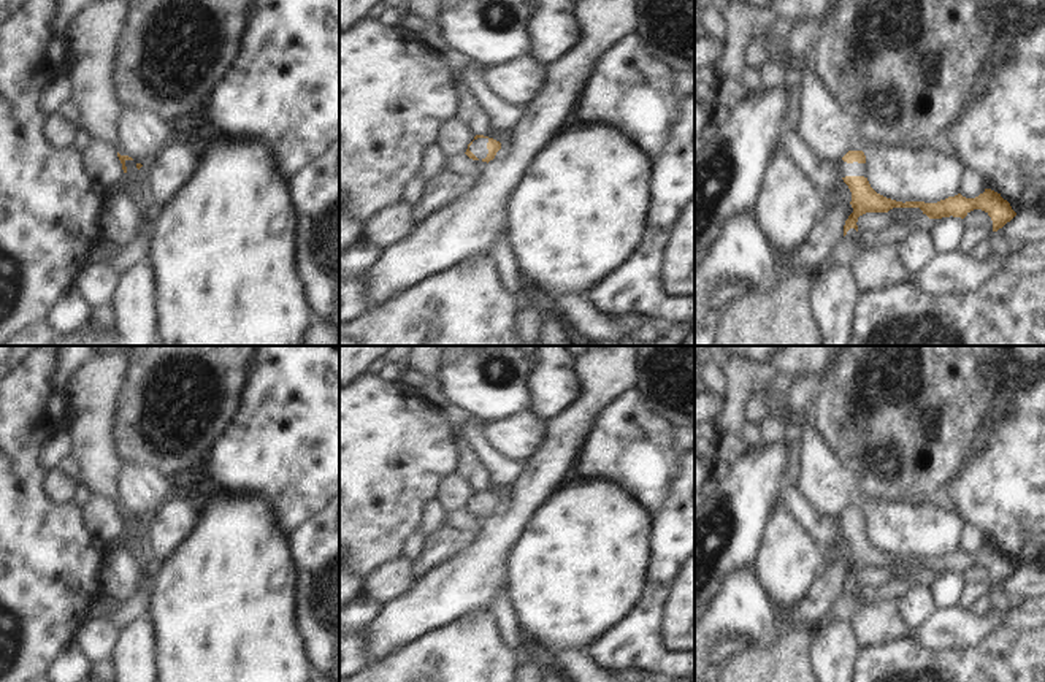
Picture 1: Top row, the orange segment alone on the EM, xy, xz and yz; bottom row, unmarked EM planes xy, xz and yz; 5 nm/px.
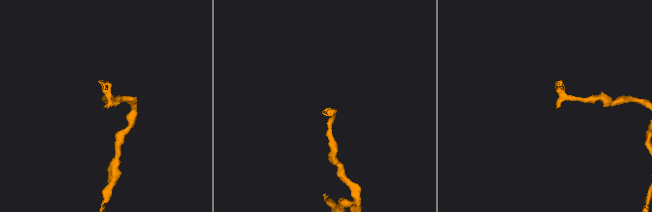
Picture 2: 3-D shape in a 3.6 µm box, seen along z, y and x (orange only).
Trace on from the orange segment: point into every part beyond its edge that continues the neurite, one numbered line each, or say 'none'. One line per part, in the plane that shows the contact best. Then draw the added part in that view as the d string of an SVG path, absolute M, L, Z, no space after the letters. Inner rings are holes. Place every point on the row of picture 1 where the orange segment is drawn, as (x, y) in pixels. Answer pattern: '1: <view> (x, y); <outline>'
1: xz (479, 146); M477 138L473 141L473 144L469 146L469 151L479 159L485 159L487 154L488 154L488 149L487 149L487 143L488 143L488 138Z

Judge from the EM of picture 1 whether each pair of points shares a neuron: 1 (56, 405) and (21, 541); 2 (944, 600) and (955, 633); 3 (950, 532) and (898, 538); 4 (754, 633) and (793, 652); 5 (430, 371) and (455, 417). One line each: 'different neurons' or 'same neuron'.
1: same neuron
2: different neurons
3: same neuron
4: different neurons
5: same neuron

